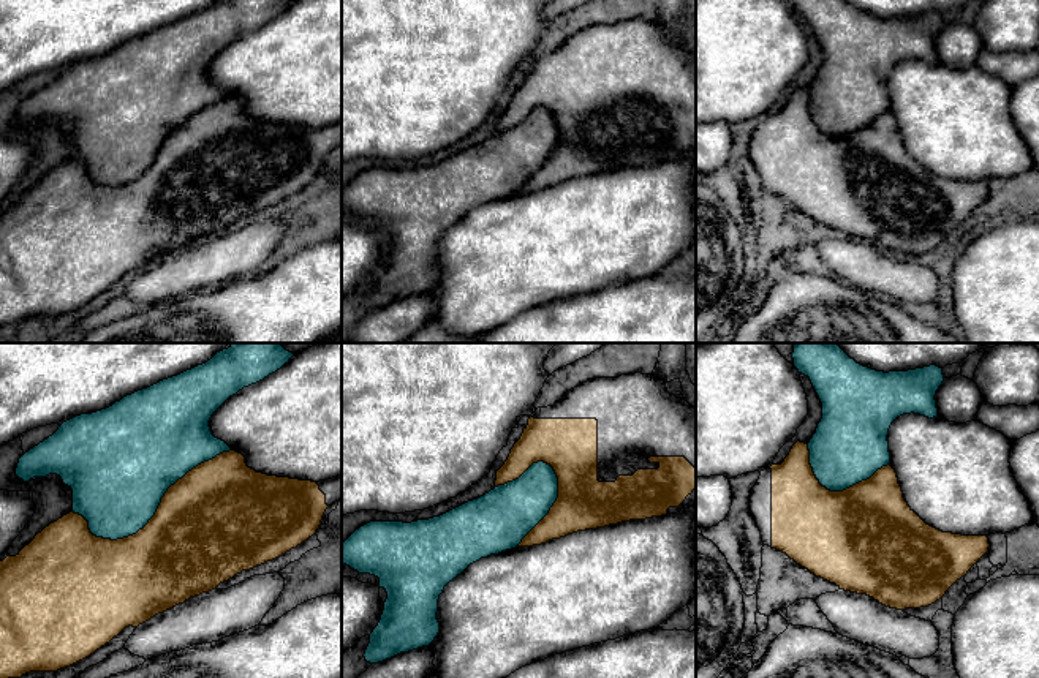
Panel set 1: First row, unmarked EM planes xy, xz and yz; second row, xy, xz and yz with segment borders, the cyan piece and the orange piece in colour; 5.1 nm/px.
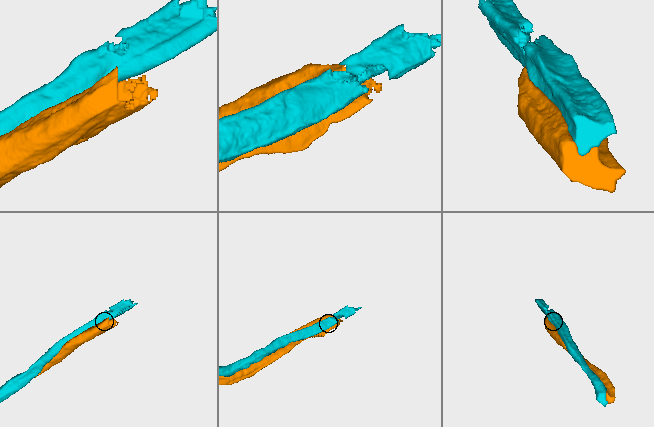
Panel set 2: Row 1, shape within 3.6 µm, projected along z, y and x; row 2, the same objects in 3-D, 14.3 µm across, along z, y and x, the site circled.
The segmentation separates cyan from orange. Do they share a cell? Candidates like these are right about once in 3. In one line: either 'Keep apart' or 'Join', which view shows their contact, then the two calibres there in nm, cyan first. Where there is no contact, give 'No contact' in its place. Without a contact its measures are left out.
Keep apart. Touches cyan in xy. Thickness 480 nm (cyan) against 500 nm

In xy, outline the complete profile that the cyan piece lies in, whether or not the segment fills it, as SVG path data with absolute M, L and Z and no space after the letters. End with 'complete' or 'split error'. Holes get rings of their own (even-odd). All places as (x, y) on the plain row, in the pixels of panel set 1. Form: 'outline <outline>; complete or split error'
outline M215 0L206 9L127 41L106 55L81 60L63 68L52 82L19 104L16 122L24 128L49 120L60 122L63 130L73 136L71 158L82 161L89 168L89 175L93 182L111 186L133 182L155 161L161 144L171 131L198 111L231 96L225 87L212 81L209 73L212 60L244 33L256 30L280 16L293 2Z; complete

